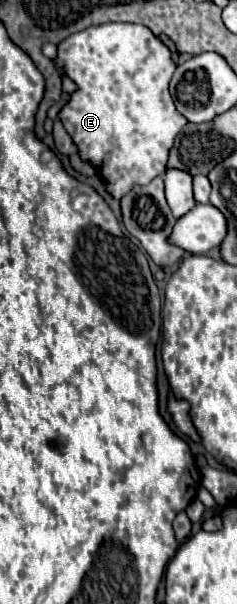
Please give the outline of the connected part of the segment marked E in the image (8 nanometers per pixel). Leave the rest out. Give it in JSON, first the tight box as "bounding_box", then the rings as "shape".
{"bounding_box":[53,23,187,199],"shape":[[[103,23],[103,25],[93,25],[93,27],[87,27],[85,31],[77,31],[73,35],[69,35],[67,39],[63,39],[57,47],[57,57],[53,59],[55,63],[55,69],[59,71],[61,77],[69,77],[77,89],[71,93],[71,97],[65,101],[65,105],[61,107],[59,111],[59,119],[65,127],[65,131],[69,131],[73,143],[77,145],[77,151],[79,151],[79,157],[87,163],[91,163],[97,171],[99,171],[99,179],[101,183],[105,185],[107,193],[113,195],[113,199],[121,199],[125,197],[135,185],[145,185],[149,181],[153,181],[155,177],[161,177],[165,171],[167,171],[167,161],[169,161],[169,149],[173,147],[173,141],[177,137],[177,133],[185,127],[187,119],[177,111],[171,95],[169,95],[169,81],[173,77],[173,71],[175,71],[175,61],[173,61],[173,55],[169,51],[169,47],[157,37],[153,35],[145,25],[139,25],[139,23]]]}

